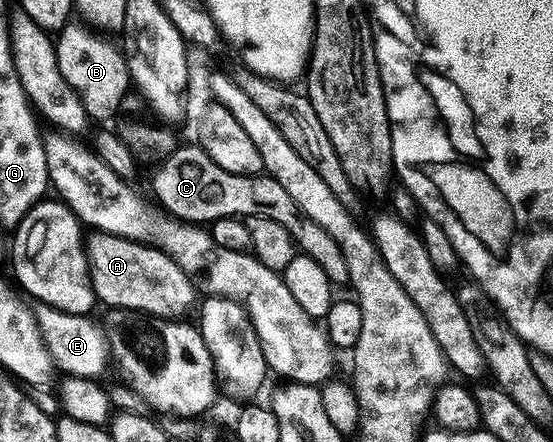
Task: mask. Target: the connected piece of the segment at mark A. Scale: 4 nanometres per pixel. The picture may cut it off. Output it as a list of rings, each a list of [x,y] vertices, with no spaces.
[[[91,232],[85,238],[86,261],[90,265],[90,282],[95,298],[110,309],[129,309],[131,313],[147,317],[182,319],[194,305],[194,285],[191,274],[180,268],[162,249],[141,241],[130,241],[111,233]]]

